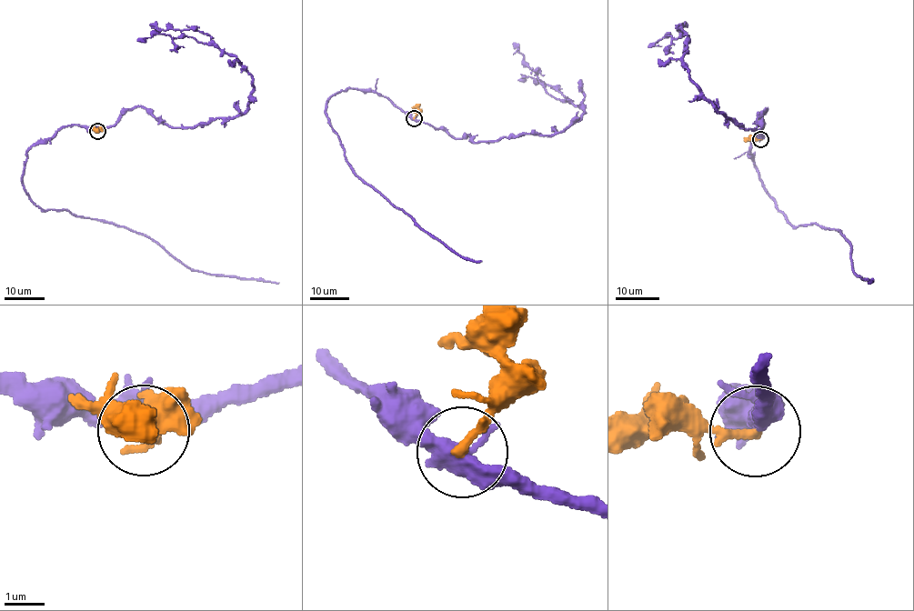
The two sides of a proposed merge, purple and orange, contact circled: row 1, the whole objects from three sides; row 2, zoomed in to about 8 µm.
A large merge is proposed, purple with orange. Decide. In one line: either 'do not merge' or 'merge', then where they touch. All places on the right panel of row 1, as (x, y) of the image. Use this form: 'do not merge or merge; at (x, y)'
do not merge; at (760, 139)

